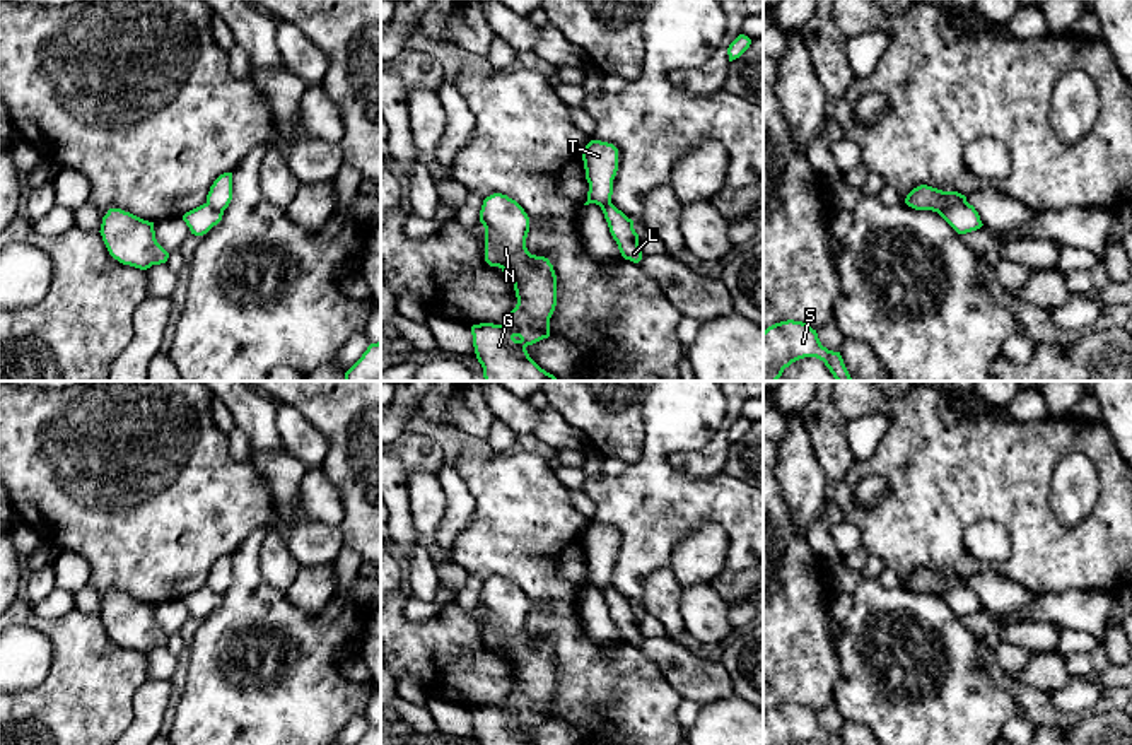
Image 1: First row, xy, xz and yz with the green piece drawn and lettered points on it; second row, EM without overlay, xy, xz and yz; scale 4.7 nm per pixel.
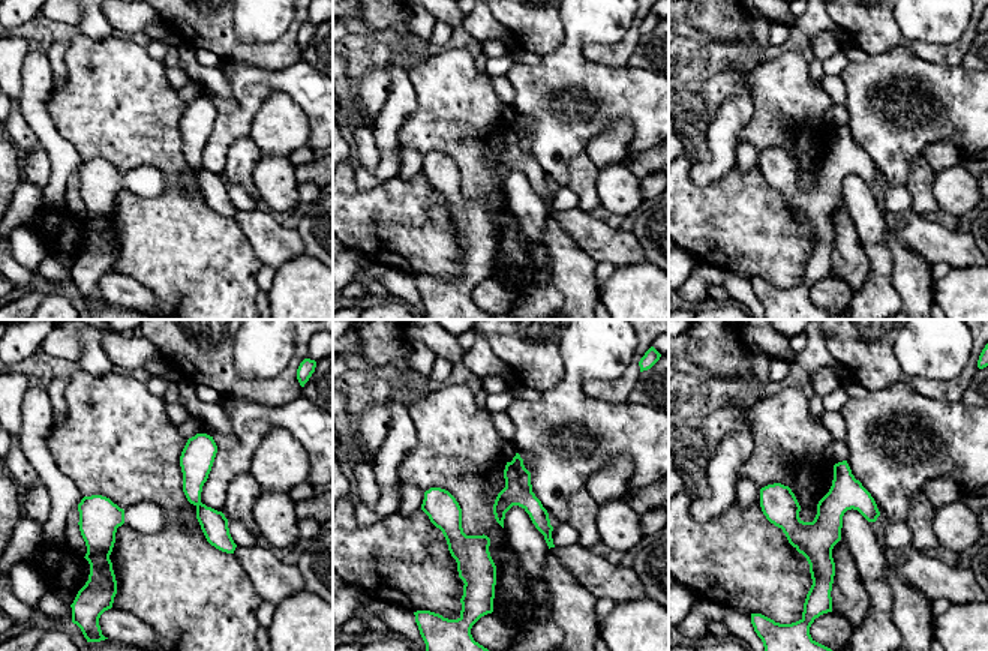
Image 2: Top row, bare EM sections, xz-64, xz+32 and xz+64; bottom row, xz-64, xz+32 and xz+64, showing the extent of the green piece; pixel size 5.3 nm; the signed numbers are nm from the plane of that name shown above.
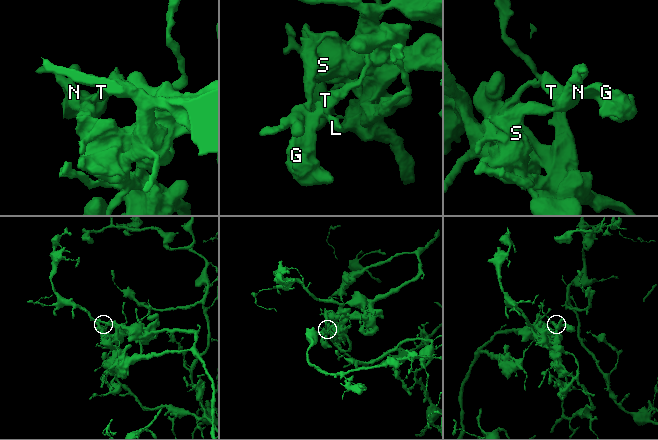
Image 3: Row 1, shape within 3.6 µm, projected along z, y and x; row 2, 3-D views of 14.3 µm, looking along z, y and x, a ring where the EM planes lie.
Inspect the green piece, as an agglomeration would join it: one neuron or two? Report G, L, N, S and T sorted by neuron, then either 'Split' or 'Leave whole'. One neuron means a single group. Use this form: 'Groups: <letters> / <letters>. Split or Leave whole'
Groups: G L N S / T. Split

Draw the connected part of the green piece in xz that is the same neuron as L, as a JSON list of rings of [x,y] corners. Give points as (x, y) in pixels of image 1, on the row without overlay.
[[[611,584],[601,588],[610,615],[618,627],[618,632],[625,642],[639,646],[642,634],[639,631],[639,617],[633,612],[633,603],[618,593]]]

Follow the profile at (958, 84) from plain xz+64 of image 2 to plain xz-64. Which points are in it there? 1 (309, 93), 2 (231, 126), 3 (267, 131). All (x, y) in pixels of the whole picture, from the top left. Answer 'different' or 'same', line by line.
1: same
2: same
3: different

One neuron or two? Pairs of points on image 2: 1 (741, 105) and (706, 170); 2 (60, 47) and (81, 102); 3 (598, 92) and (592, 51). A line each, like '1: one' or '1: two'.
1: one
2: two
3: two

